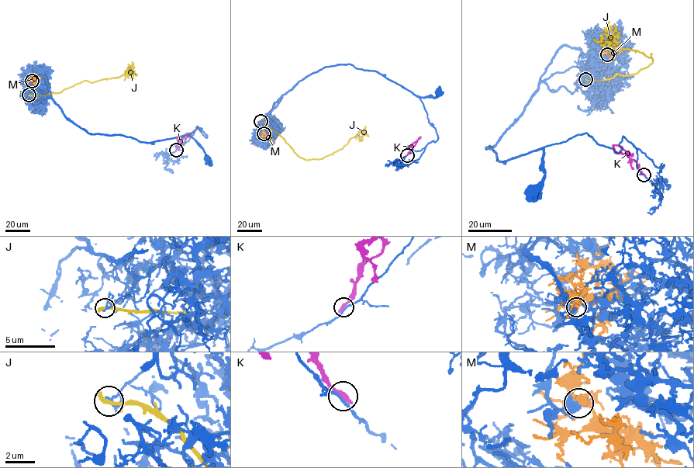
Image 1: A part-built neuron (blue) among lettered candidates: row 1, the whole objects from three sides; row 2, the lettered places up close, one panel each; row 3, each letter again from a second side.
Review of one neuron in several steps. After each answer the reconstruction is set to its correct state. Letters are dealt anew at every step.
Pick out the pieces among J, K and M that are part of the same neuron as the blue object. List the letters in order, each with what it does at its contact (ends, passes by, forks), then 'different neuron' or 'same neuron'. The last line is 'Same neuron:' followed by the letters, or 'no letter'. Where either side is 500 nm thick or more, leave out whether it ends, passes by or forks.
J: it passes by | different neuron
K: it ends | different neuron
M: same neuron
Same neuron: M

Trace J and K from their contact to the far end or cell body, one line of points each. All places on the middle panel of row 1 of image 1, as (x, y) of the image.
J: (260, 122), (264, 122), (298, 156), (305, 160), (319, 159), (332, 154), (341, 149), (361, 131), (368, 136)
K: (407, 154), (412, 150), (412, 143), (420, 137)

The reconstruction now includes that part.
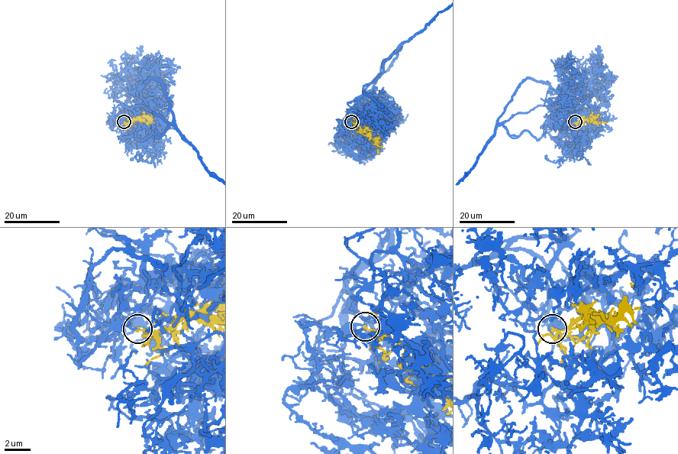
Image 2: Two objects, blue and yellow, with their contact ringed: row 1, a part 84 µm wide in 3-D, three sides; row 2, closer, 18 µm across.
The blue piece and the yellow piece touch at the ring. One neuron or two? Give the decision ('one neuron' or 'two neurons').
one neuron

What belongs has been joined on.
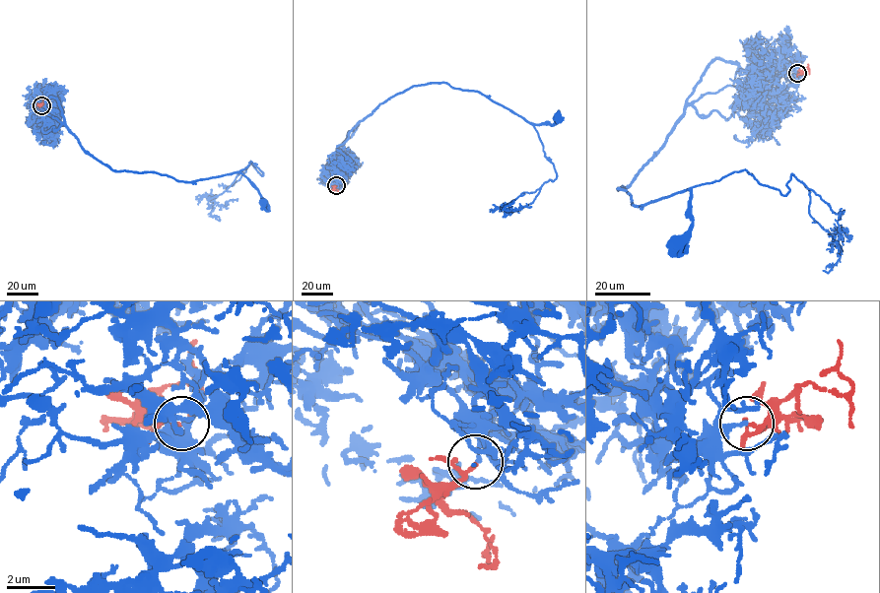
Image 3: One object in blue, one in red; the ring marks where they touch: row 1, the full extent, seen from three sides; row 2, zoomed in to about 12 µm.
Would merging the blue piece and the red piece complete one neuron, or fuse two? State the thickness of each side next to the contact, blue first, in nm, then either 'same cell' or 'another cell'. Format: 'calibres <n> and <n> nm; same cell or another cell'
calibres 170 and 140 nm; same cell

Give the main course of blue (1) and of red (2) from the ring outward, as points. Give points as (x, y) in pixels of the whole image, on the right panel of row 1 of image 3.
1: (797, 73), (706, 93), (618, 188), (644, 205), (689, 189), (692, 221), (678, 239)
2: (797, 73), (805, 69), (809, 74)

